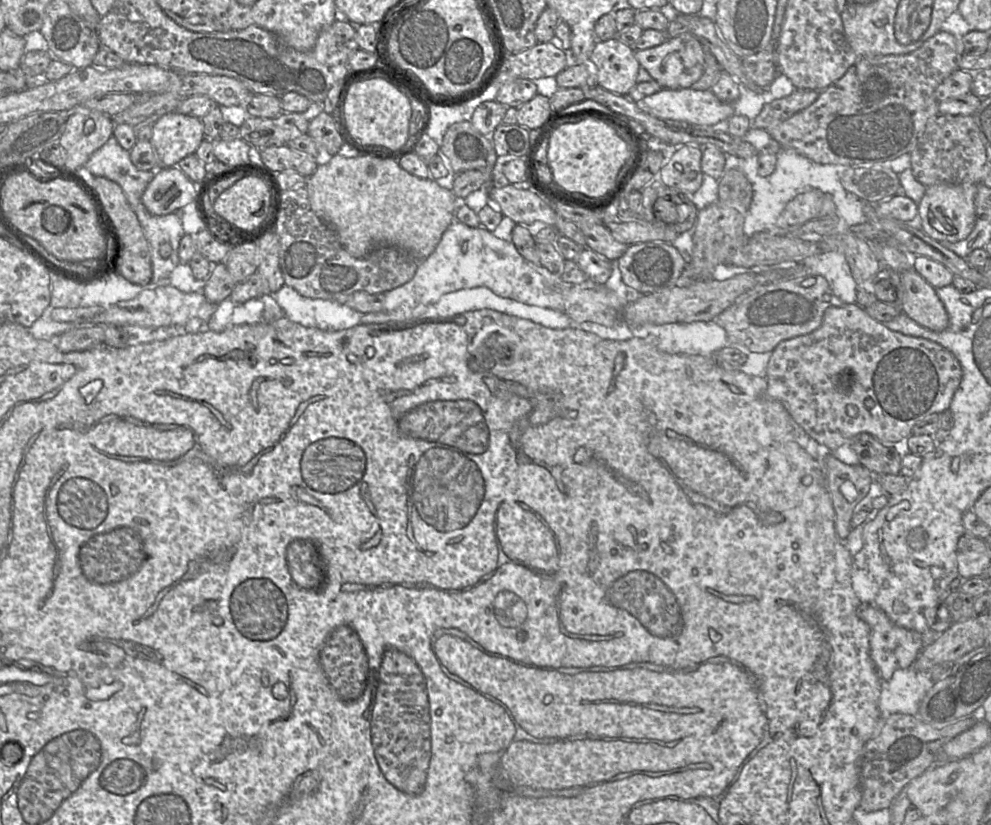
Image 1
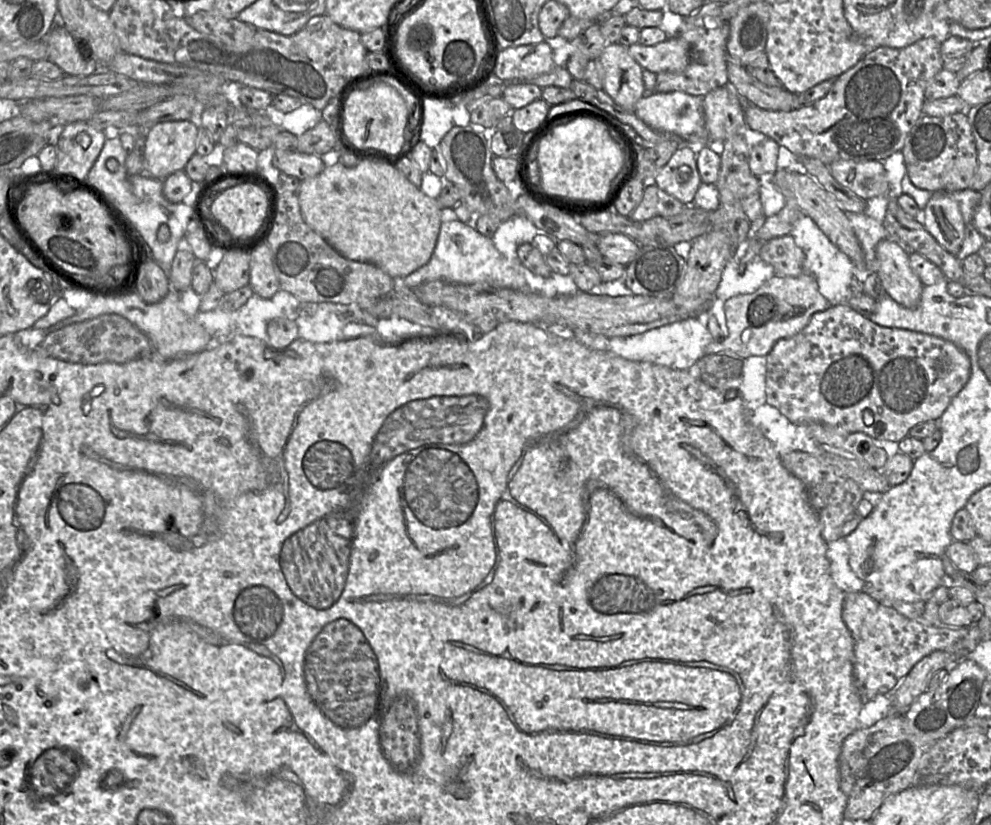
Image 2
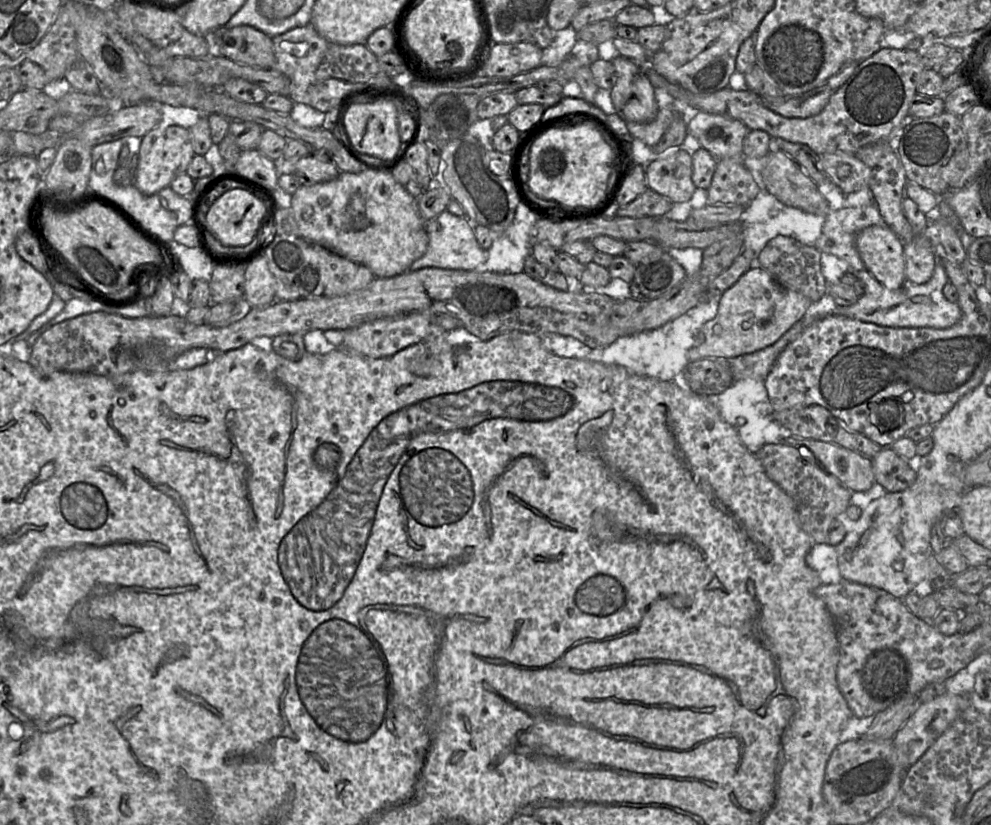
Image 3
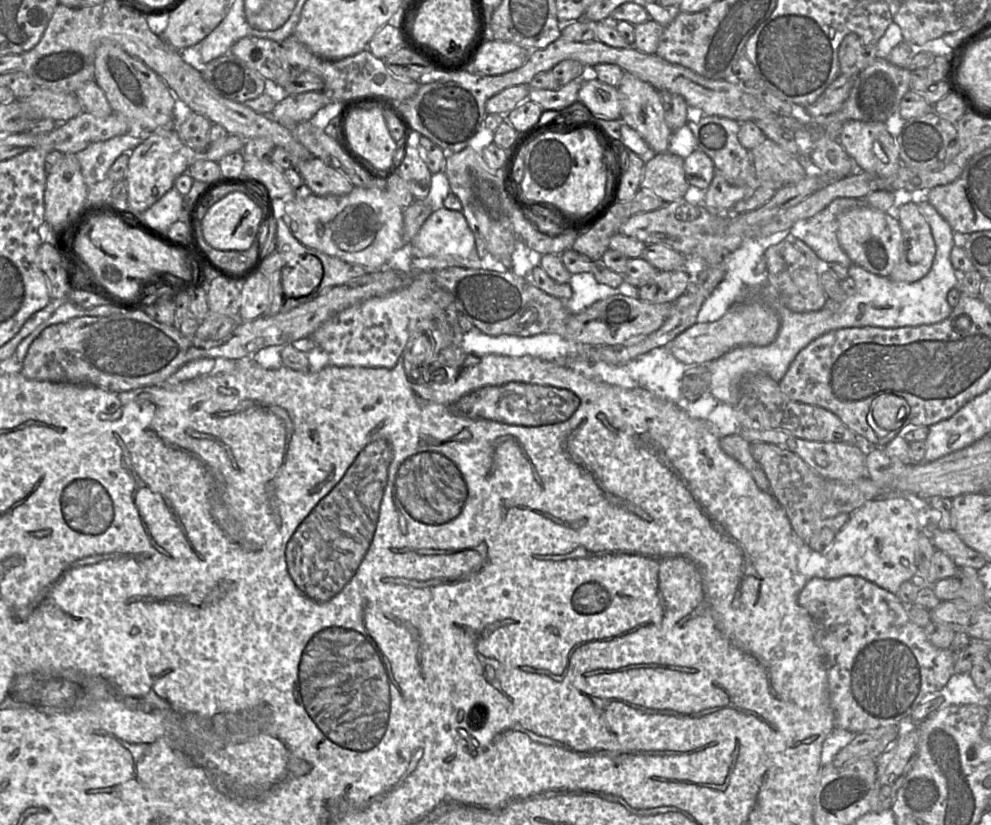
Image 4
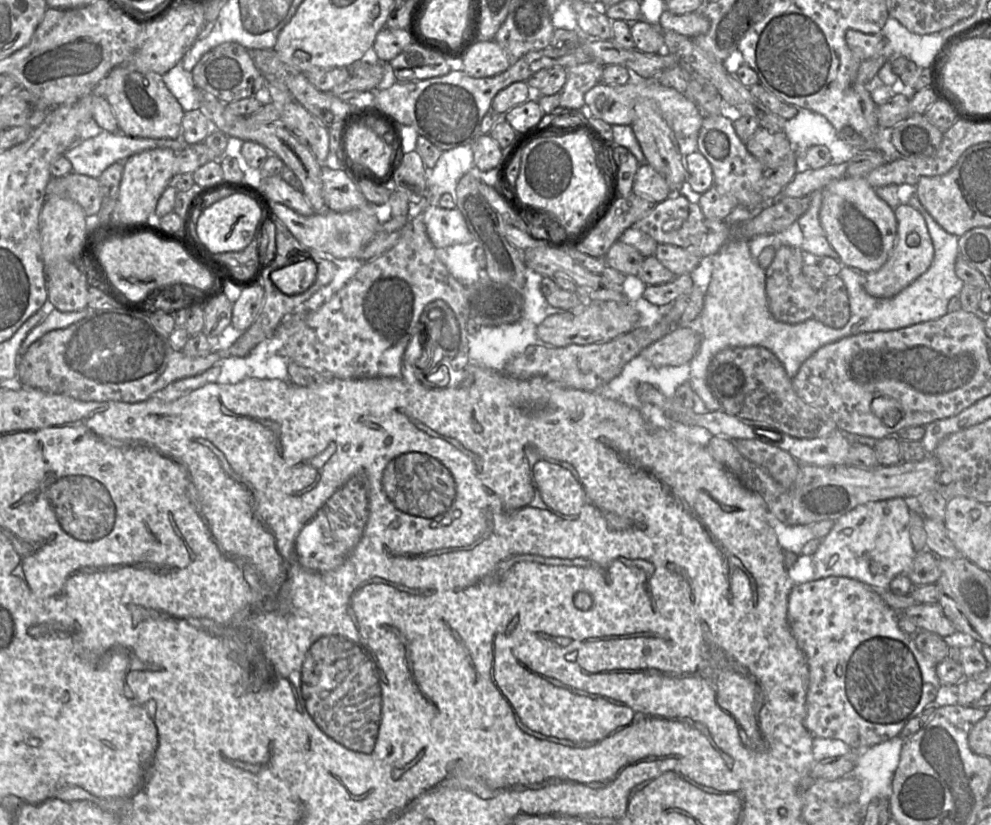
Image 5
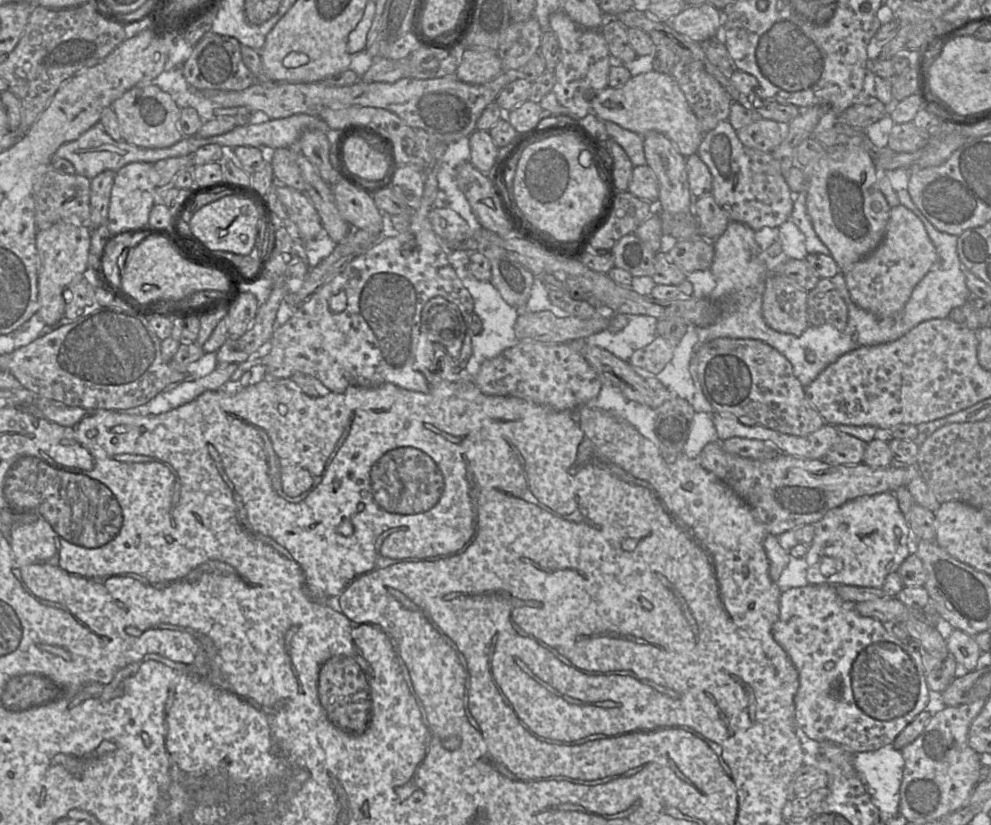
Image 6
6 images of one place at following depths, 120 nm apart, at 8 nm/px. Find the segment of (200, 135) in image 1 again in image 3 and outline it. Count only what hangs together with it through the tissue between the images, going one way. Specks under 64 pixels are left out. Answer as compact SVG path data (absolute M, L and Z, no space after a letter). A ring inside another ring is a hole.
M178 125L154 127L141 138L134 186L144 195L152 195L169 187L175 177L186 173L194 155L188 128Z

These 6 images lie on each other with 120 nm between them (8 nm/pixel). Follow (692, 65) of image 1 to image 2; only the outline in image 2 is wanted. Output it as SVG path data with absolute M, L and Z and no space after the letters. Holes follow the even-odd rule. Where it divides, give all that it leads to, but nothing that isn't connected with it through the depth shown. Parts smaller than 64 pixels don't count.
M681 37L667 38L654 46L636 43L627 49L643 69L655 74L681 72L690 62L690 46Z

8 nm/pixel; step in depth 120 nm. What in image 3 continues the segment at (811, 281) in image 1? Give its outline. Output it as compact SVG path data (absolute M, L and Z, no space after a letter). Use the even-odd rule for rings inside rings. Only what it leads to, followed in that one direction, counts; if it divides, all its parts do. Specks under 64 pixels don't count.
M762 267L750 268L722 294L717 315L697 332L687 352L688 361L732 359L766 348L799 321L812 303L804 295L781 286Z

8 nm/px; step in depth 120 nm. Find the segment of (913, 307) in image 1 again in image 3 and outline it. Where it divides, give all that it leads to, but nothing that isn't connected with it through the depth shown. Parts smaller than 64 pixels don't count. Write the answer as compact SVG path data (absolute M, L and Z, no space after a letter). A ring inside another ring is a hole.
M873 225L861 230L855 239L865 268L889 290L907 284L904 243L887 225Z

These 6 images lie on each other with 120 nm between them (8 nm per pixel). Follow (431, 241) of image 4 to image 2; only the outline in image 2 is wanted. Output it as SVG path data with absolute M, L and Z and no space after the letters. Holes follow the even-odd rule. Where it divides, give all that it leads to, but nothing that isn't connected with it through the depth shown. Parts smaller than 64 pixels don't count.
M460 220L443 221L440 227L437 243L430 260L402 279L408 288L414 288L421 283L445 280L473 287L488 287L490 289L513 289L528 291L525 277L514 269L509 260L495 247L492 238L479 233L473 223L463 223Z

